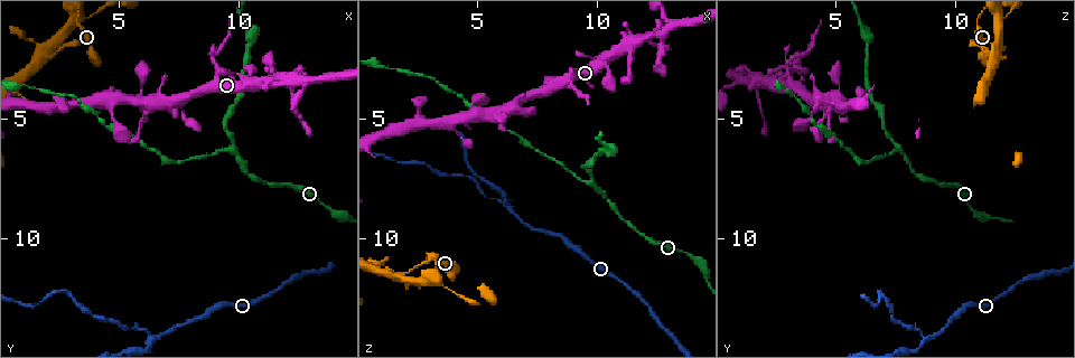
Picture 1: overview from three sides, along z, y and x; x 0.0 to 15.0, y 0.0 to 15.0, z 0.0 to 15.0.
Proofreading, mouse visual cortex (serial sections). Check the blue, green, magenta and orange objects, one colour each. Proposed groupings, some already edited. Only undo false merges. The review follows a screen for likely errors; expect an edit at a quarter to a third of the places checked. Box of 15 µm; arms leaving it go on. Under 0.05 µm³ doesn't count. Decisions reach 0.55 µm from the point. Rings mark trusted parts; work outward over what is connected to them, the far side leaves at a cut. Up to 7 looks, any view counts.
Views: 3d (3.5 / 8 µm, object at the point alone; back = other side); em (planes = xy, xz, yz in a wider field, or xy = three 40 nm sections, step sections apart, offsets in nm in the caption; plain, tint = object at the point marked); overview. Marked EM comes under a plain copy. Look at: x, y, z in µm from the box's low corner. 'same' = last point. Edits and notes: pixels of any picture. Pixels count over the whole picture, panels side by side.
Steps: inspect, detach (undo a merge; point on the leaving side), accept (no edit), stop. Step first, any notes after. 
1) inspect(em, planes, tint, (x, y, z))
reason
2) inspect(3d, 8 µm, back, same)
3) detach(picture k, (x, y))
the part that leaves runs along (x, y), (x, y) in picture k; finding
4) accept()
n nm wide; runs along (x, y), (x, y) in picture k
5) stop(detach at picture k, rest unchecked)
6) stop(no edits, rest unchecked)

inspect(3d, 3.5 µm, (9.8, 6.2, 7.6))
three arms meet

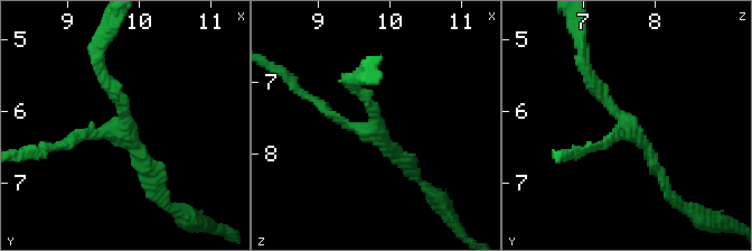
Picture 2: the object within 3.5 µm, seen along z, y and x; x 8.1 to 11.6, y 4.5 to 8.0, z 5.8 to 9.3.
inspect(em, xy, step 2, tint, (9.75, 6.25, 7.70))
3 arms; arms of 150, 200, 200 nm

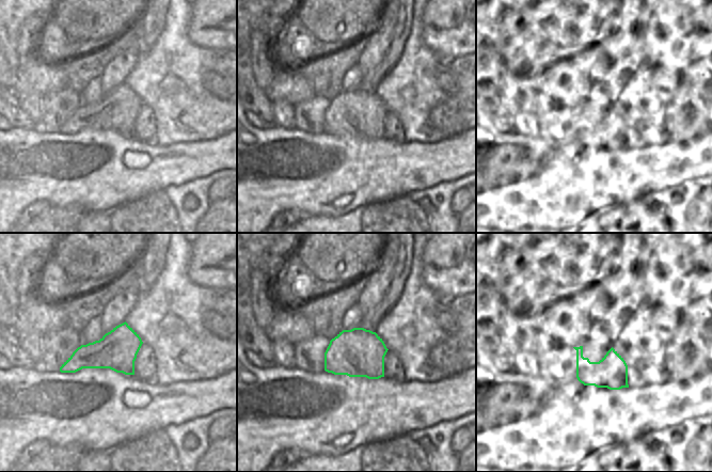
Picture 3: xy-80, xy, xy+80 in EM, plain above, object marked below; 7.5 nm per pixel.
inspect(em, planes, tint, same)
cut it another way

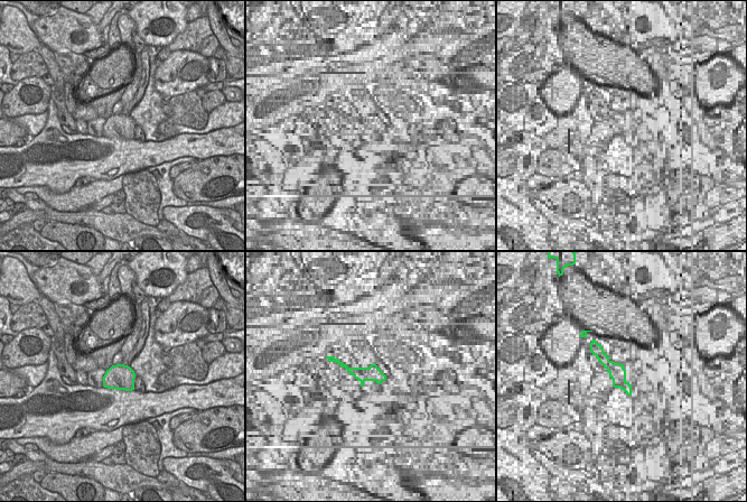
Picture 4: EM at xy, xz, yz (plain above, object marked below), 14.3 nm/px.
accept()
runs along (404, 164), (308, 98) in picture 2; all the same cell

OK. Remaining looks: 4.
inspect(3d, 3.5 µm, back, (12.6, 3.3, 1.4))

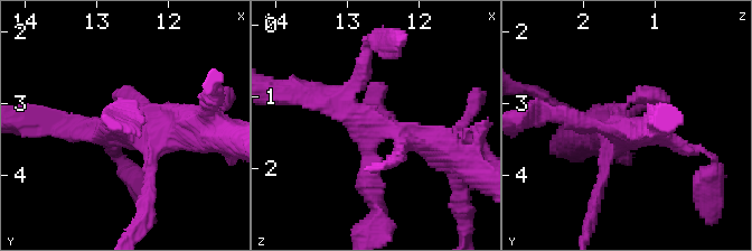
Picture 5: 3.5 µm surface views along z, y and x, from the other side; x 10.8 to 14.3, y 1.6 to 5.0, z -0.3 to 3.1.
inspect(em, xy, step 3, tint, (12.65, 3.40, 1.45))
now the EM

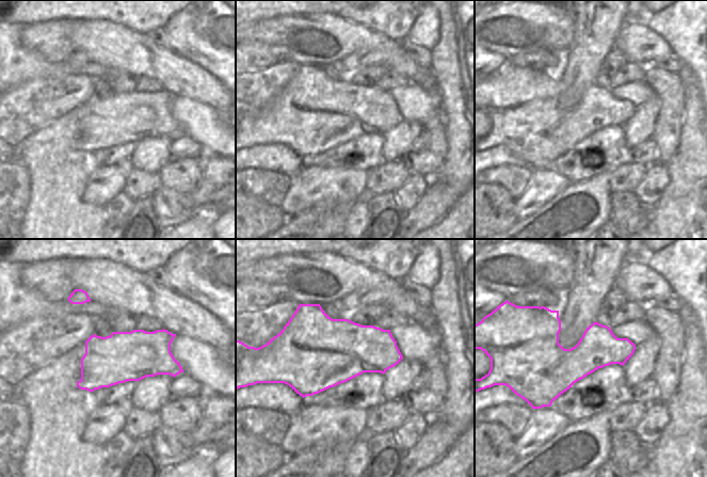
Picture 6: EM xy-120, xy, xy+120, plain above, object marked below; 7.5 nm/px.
accept()
runs along (438, 149), (307, 95) in picture 5; one cell here

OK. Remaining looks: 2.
inspect(3d, 3.5 µm, (7.5, 4.1, 3.8))
side arm on a straight run

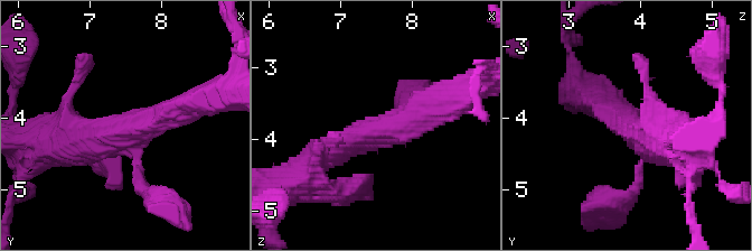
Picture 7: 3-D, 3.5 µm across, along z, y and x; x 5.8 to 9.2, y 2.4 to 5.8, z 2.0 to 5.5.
inspect(em, xy, step 1, tint, (7.55, 4.20, 3.90))
3 arms; arms of 150, 400, 400 nm; now the EM

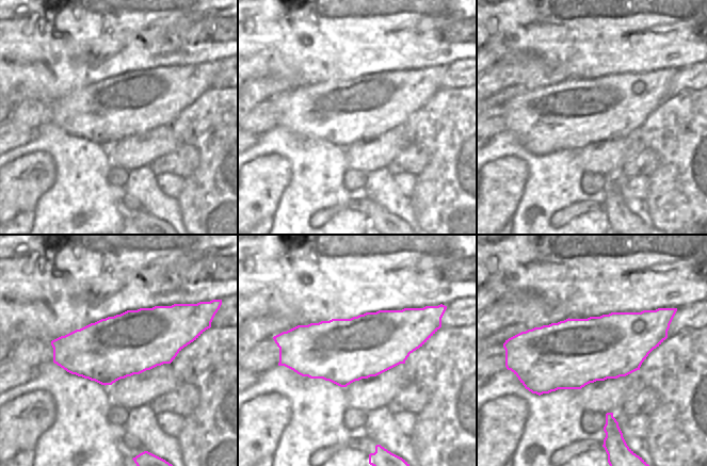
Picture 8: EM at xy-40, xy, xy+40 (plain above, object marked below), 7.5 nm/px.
accept()
runs along (442, 103), (315, 161) in picture 7; all the same cell

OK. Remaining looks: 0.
stop(no edits, rest unchecked)

